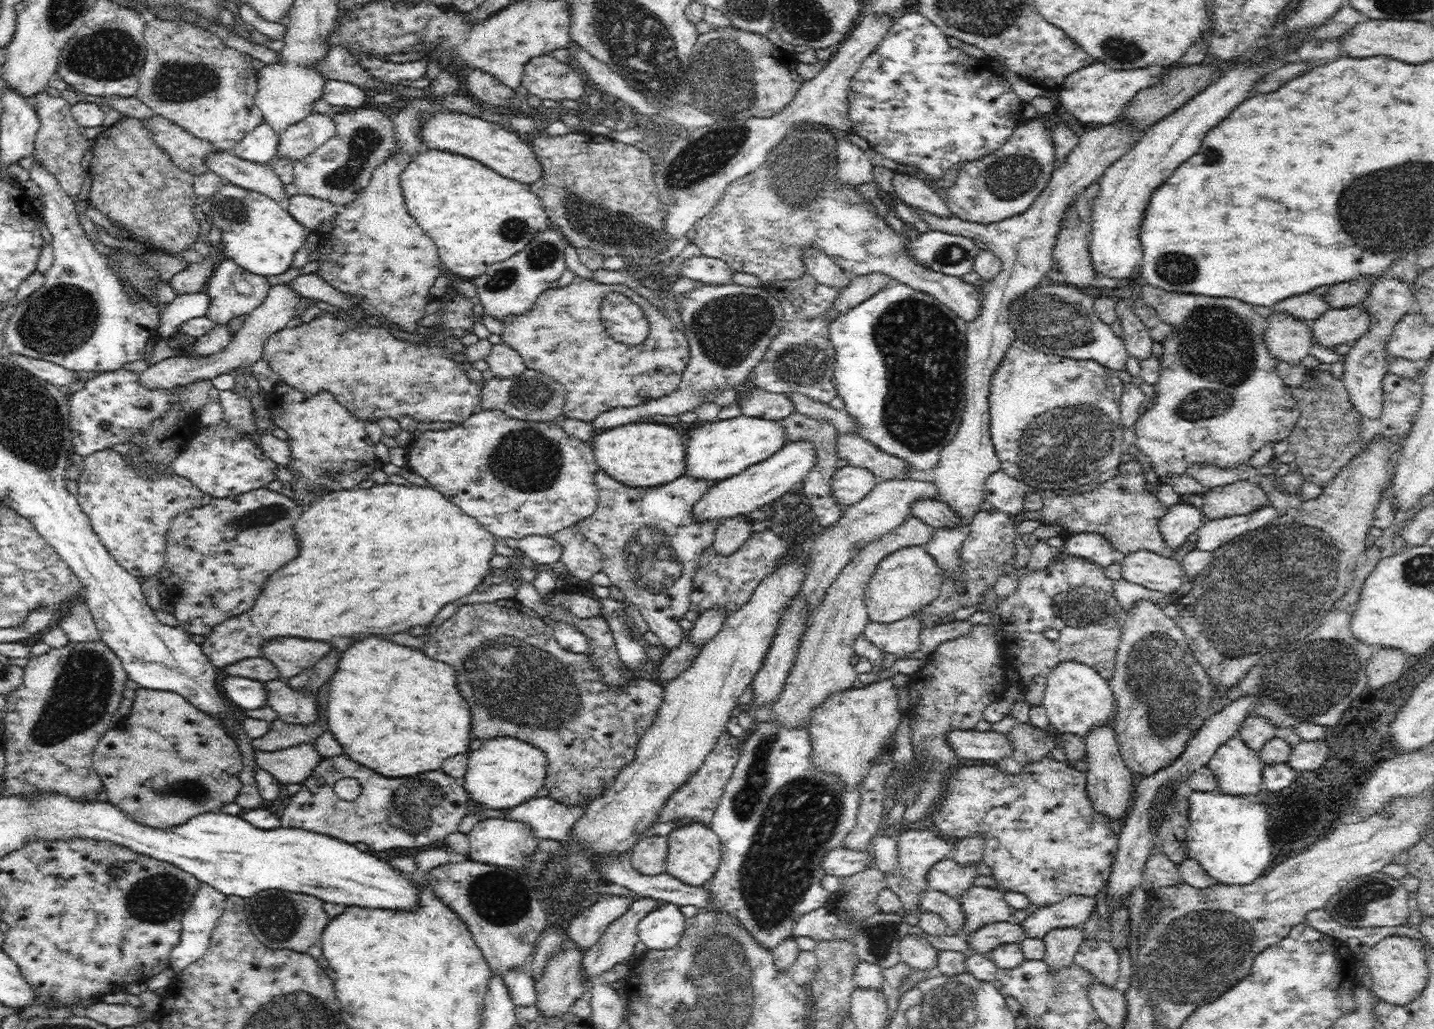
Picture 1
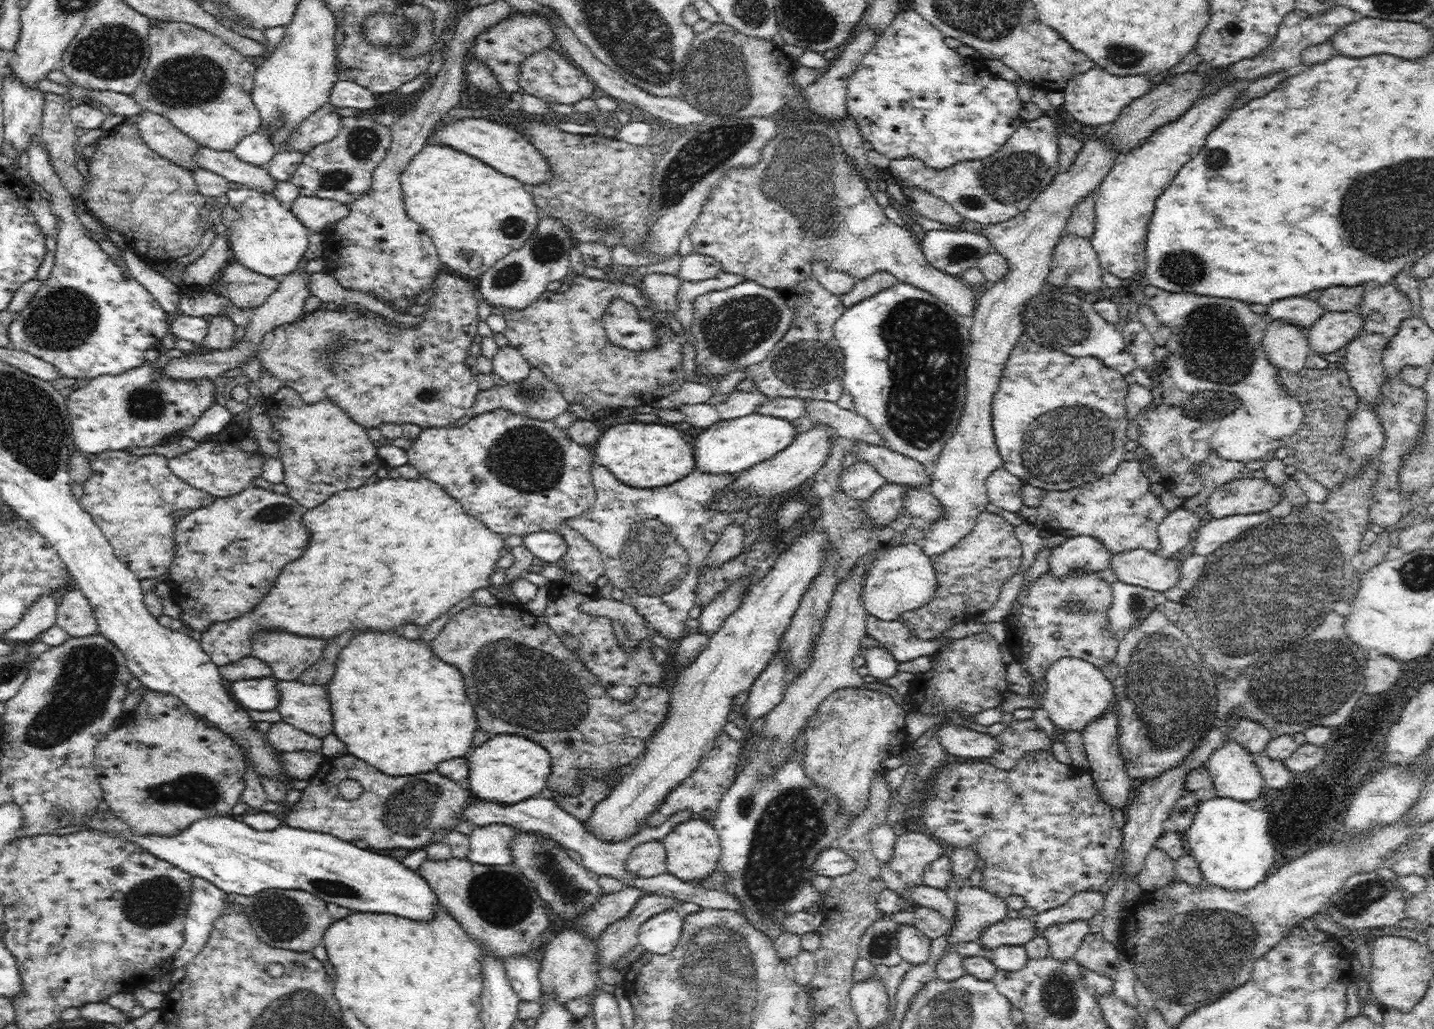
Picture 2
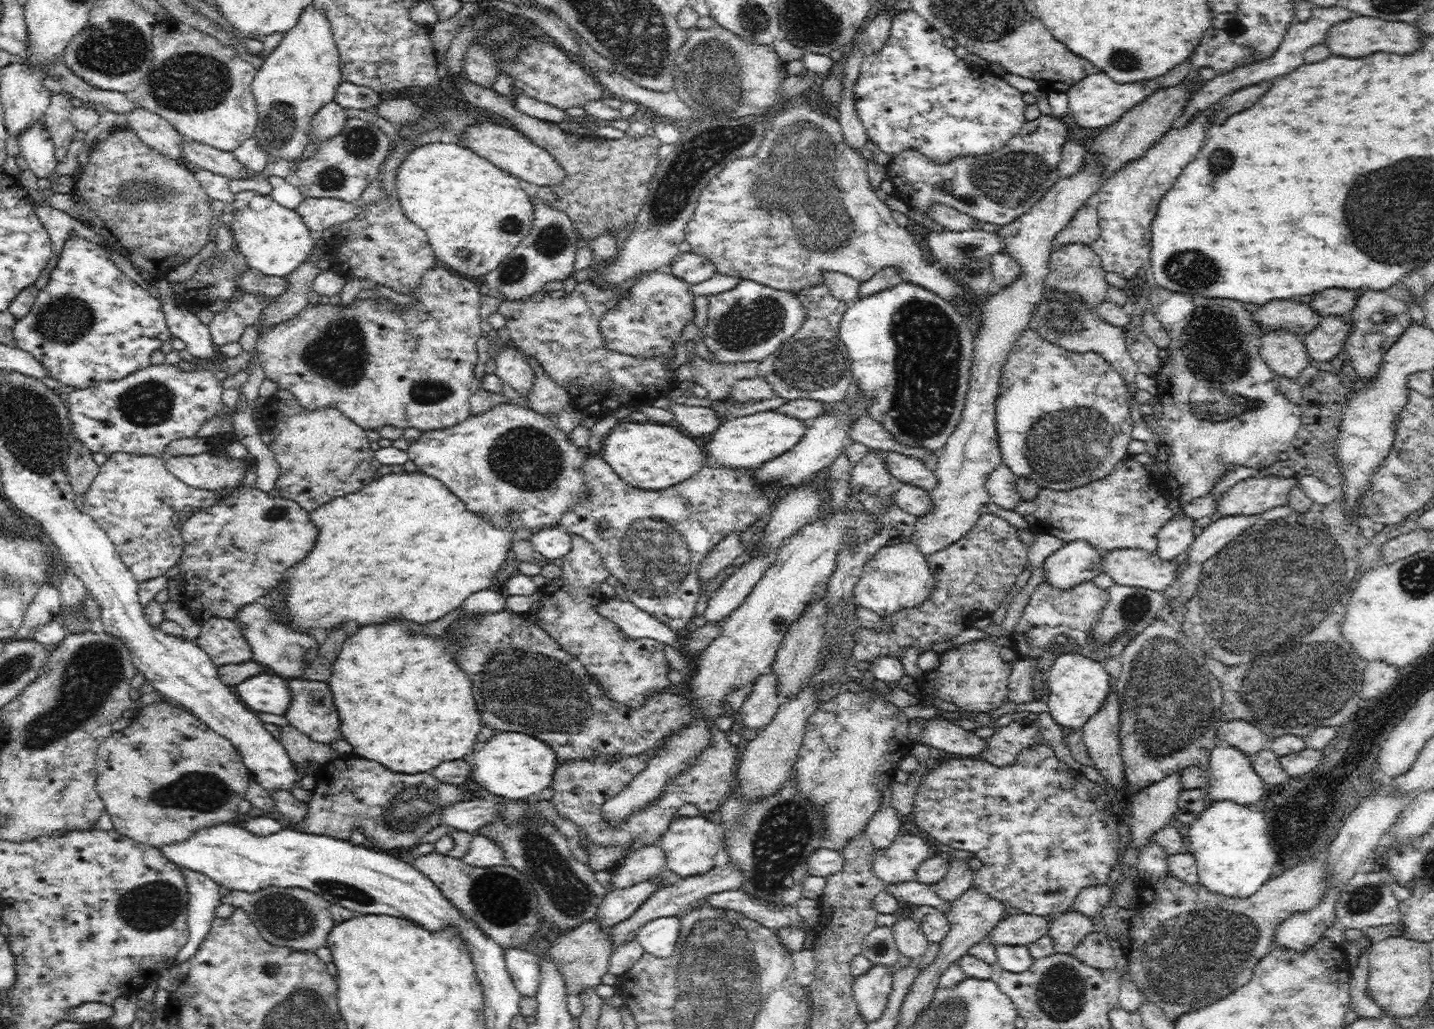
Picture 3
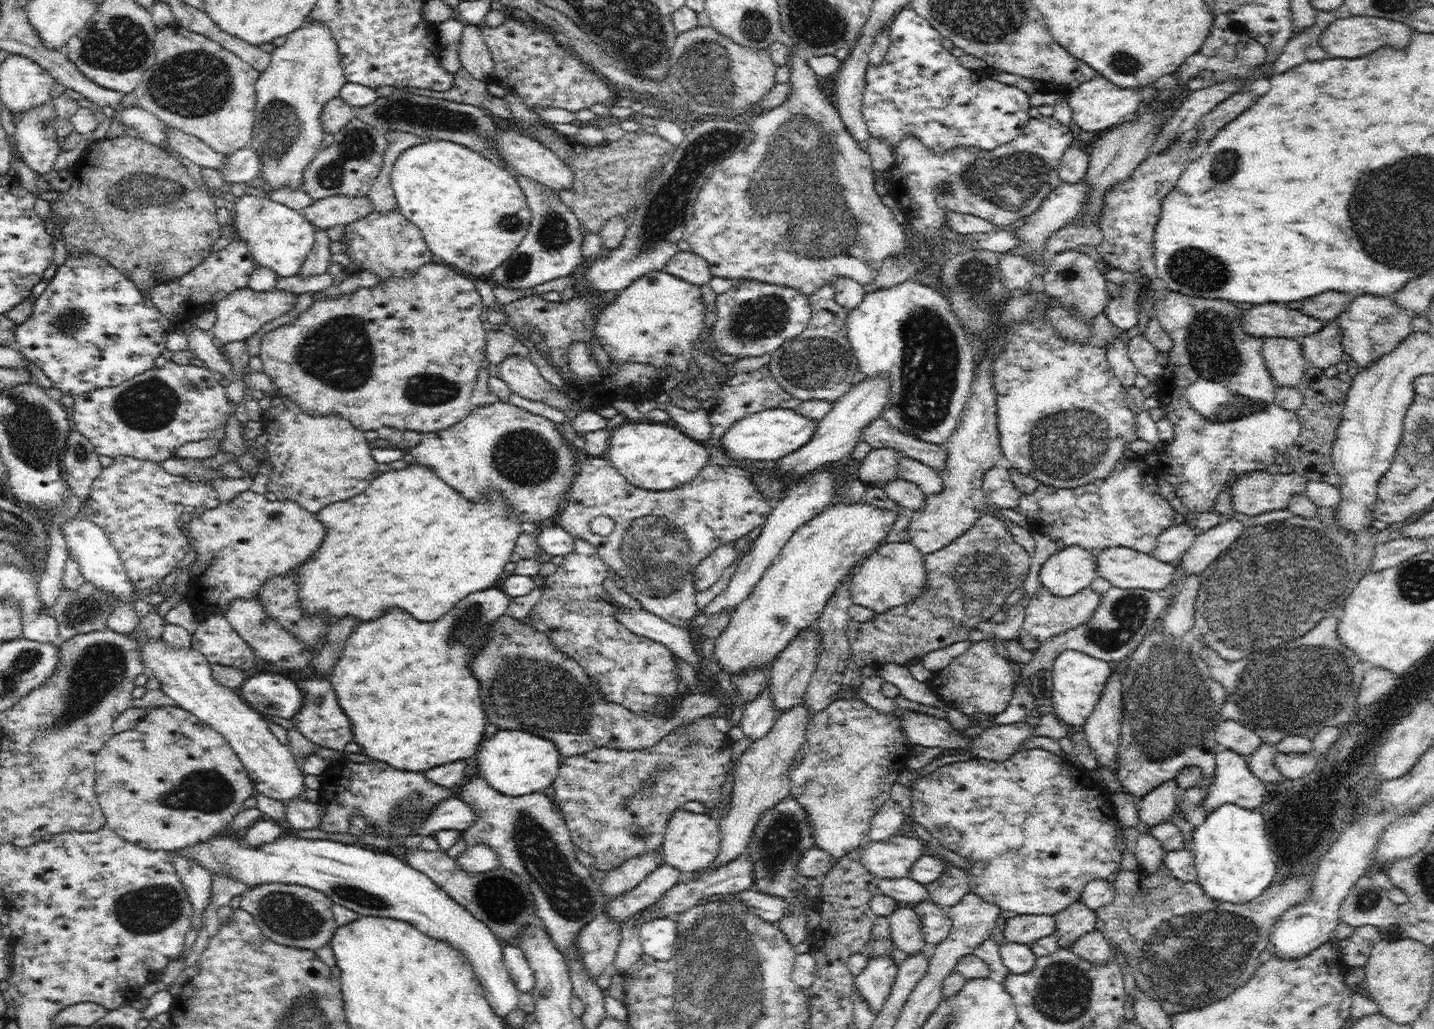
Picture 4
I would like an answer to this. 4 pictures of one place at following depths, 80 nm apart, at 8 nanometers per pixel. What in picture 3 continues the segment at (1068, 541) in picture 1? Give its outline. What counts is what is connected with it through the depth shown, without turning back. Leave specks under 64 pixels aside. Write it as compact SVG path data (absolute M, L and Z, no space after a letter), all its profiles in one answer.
M1085 540L1063 543L1045 559L1045 580L1058 590L1068 590L1082 582L1090 582L1103 572L1103 556Z

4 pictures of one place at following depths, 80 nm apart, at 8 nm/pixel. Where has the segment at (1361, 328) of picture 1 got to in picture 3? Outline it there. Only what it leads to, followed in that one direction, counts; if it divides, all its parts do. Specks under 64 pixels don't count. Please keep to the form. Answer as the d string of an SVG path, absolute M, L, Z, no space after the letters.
M1324 316L1303 341L1311 359L1329 362L1340 354L1348 340L1351 324L1343 316Z

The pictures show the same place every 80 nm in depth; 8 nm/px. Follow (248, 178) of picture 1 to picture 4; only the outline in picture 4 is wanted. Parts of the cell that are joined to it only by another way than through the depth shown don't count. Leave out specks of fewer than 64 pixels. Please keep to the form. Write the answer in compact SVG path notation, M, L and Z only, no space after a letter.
M168 127L168 129L166 143L170 145L170 149L178 152L180 157L187 158L190 162L202 168L224 170L228 156L216 152L211 146L192 134L177 128Z

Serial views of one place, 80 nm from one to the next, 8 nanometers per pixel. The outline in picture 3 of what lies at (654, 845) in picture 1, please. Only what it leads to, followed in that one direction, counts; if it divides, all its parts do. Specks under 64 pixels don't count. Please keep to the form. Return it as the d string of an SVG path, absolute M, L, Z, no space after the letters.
M658 844L642 846L636 851L630 851L618 870L612 873L612 888L626 889L666 870L664 850Z

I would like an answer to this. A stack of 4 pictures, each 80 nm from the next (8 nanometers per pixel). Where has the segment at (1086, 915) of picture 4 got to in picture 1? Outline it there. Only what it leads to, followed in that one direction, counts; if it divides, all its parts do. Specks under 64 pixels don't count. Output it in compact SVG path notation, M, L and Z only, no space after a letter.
M1080 926L1054 928L1044 936L1045 954L1042 958L1050 969L1069 967L1078 952L1080 945L1085 941L1084 929Z

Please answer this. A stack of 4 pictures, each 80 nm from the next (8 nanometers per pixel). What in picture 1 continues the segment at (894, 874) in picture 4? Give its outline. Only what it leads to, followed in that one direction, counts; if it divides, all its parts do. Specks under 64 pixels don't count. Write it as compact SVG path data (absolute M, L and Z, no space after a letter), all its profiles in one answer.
M908 829L897 835L898 868L894 874L886 876L887 888L892 890L902 902L902 913L918 913L919 897L927 887L927 876L934 864L952 858L954 854L954 840L941 836L930 829Z

